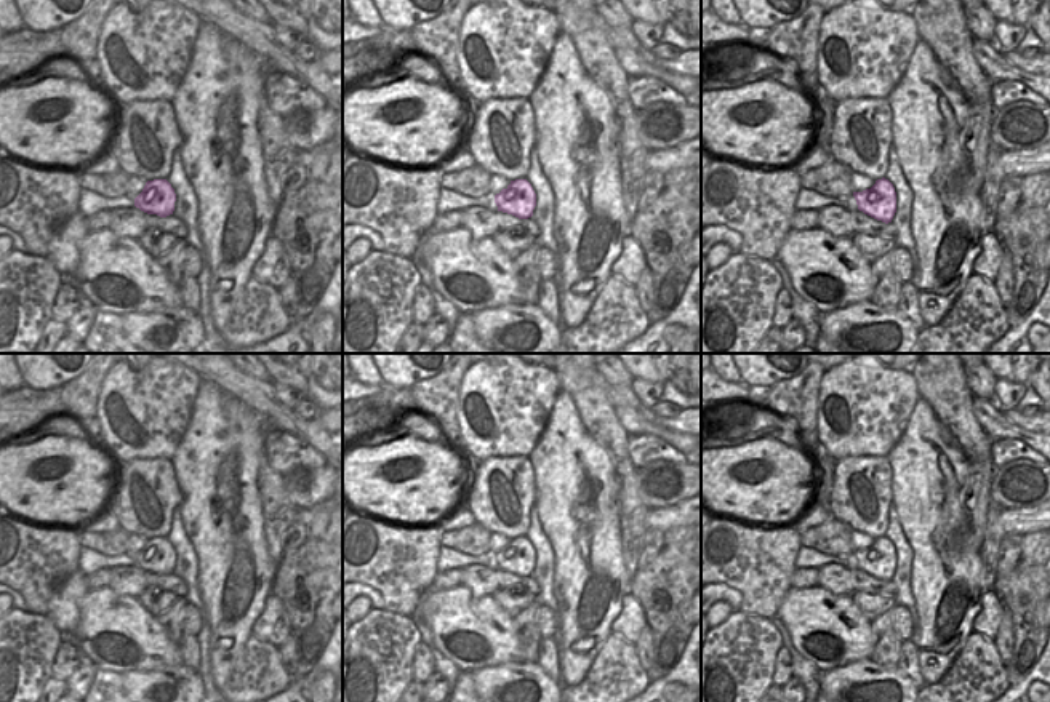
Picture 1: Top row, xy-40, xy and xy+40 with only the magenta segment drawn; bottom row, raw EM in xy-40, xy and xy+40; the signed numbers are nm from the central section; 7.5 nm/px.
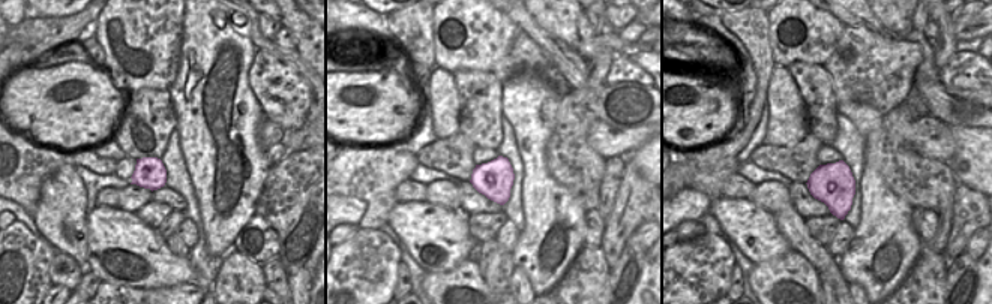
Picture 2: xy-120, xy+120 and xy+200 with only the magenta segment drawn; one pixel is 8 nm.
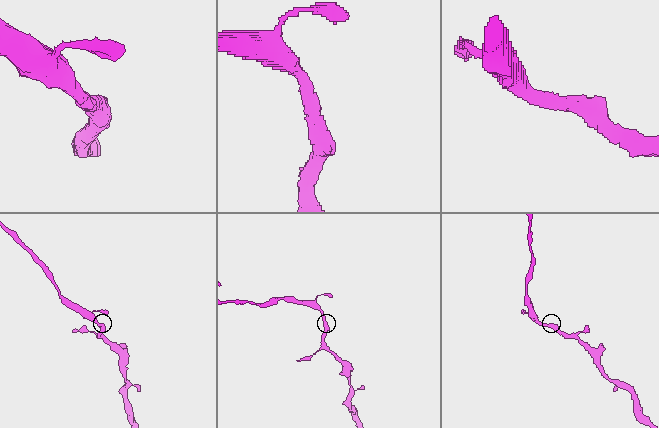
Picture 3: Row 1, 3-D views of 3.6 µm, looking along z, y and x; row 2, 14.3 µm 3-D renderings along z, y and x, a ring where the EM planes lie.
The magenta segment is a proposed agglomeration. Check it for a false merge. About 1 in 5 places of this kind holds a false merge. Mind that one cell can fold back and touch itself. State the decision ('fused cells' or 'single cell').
single cell

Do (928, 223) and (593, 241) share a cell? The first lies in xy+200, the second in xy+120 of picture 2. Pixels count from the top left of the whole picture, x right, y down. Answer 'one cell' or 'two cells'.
one cell

